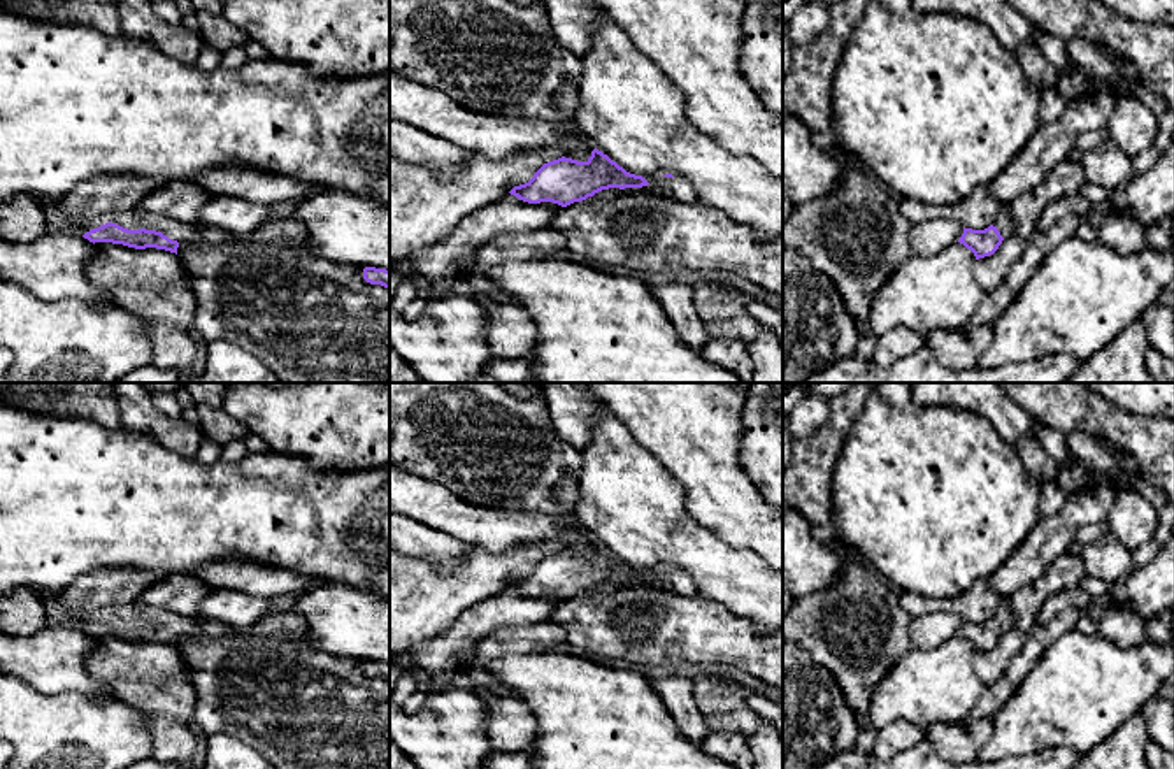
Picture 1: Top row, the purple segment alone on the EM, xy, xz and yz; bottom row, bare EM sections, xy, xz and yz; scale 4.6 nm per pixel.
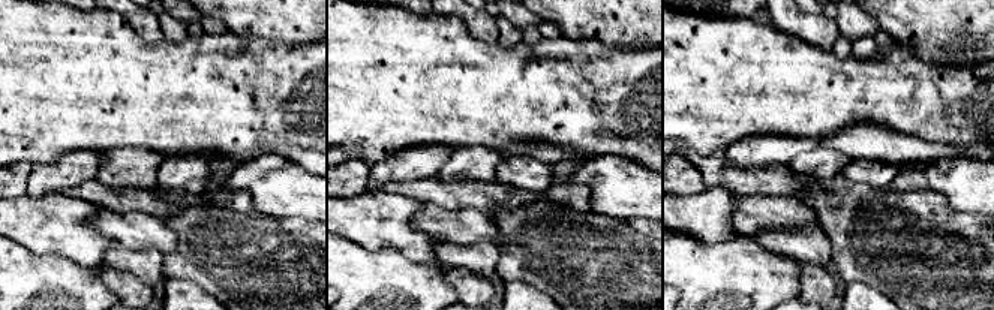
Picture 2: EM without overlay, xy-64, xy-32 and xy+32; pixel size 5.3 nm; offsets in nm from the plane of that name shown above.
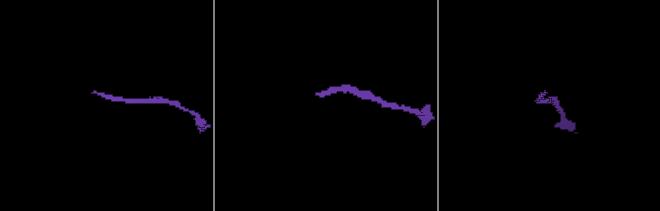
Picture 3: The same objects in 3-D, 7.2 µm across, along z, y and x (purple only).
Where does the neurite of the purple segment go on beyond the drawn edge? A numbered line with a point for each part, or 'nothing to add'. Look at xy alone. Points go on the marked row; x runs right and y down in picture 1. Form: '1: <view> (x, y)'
1: xy (186, 232)

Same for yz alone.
1: yz (1002, 220)

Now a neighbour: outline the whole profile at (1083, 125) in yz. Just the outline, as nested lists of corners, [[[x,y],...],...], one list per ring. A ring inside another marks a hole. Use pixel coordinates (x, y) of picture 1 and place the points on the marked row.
[[[1097,95],[1067,105],[1058,119],[1041,123],[1020,156],[990,184],[991,197],[999,204],[1011,204],[1041,186],[1074,147],[1086,151],[1099,146],[1113,107],[1113,97]]]

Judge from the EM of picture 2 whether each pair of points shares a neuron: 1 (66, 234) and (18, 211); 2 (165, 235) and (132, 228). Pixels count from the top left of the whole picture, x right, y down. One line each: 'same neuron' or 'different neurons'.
1: same neuron
2: same neuron

